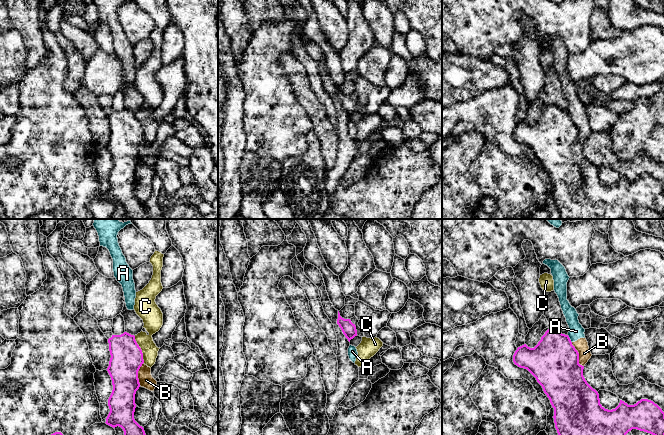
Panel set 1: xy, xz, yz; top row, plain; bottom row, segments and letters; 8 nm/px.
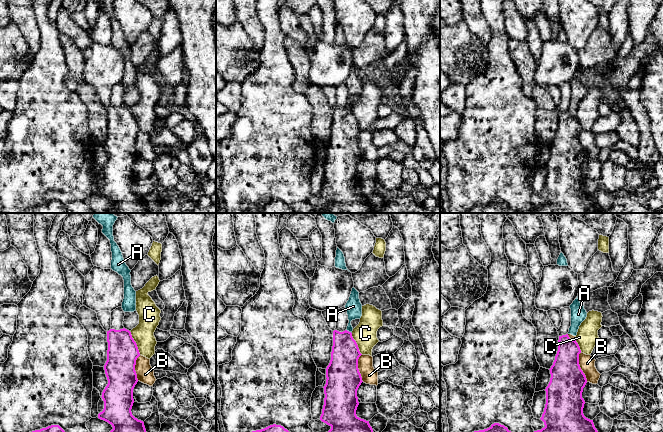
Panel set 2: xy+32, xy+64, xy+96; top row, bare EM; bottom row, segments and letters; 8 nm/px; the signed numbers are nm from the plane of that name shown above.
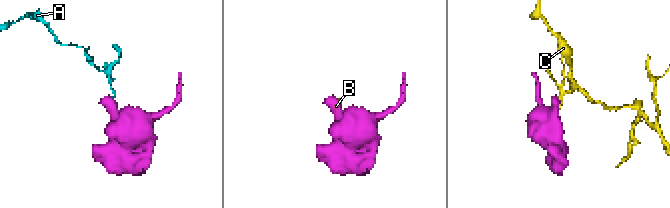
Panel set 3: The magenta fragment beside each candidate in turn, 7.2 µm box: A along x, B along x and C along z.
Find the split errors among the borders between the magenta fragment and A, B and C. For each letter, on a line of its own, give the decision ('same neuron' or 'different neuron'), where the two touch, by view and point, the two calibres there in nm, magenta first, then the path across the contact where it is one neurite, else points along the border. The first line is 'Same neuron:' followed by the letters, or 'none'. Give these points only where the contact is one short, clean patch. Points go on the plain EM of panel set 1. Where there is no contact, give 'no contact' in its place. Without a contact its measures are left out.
Same neuron: none
A: different neuron; contact yz (569, 115); calibres 400 and 120 nm; border yz (567, 111), (571, 118)
B: different neuron; contact yz (578, 131); calibres 400 and 110 nm; border yz (571, 118), (578, 129), (578, 138), (583, 142)
C: different neuron; contact xy (140, 125); calibres 260 and 160 nm; border xy (134, 112), (141, 126), (144, 138)

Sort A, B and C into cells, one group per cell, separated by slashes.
A B / C

